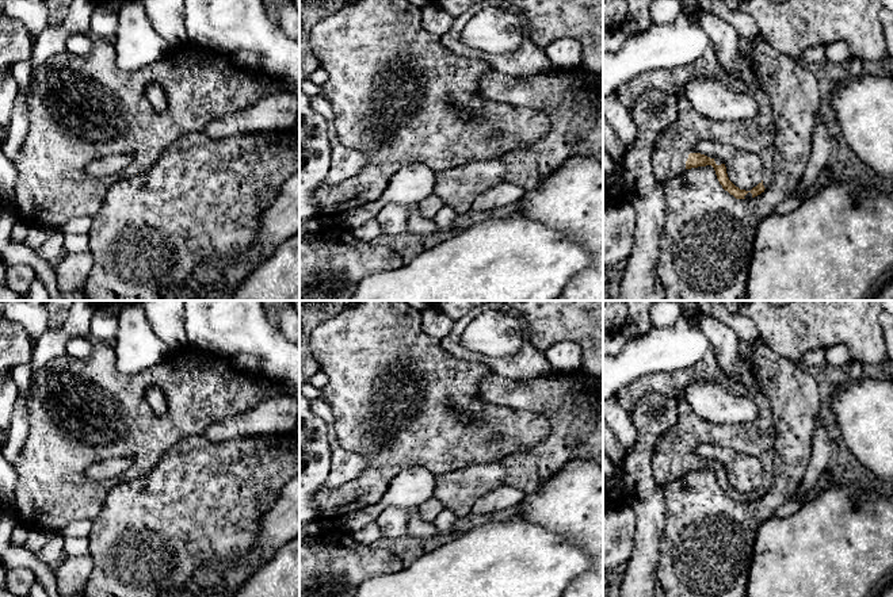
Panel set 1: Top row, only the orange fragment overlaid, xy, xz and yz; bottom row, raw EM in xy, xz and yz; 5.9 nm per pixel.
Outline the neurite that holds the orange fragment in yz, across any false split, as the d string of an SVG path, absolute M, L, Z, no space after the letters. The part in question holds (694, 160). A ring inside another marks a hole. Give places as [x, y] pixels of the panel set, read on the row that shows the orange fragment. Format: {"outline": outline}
{"outline": "M709 46L695 62L673 70L644 72L623 83L615 95L626 108L630 108L650 91L672 93L678 99L676 120L665 127L655 142L653 167L660 183L664 184L687 169L711 165L722 188L736 199L751 199L764 192L774 169L775 122L771 102L760 87L747 85L729 74L718 62L714 47ZM702 77L751 95L757 103L757 114L741 122L702 116L683 96L686 85ZM702 141L717 141L757 154L763 162L763 180L751 191L740 190L729 180L725 164L717 165L714 158L695 152L695 146Z"}

